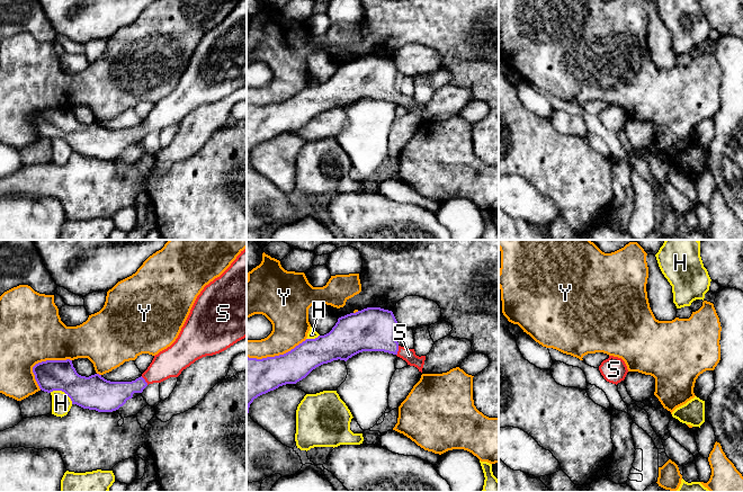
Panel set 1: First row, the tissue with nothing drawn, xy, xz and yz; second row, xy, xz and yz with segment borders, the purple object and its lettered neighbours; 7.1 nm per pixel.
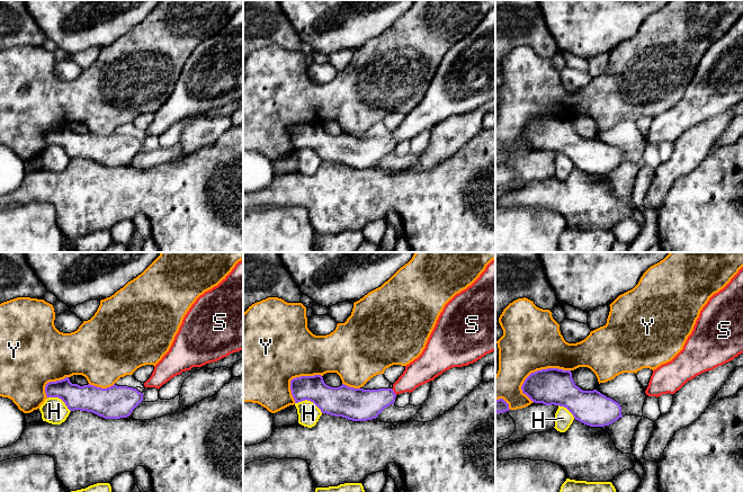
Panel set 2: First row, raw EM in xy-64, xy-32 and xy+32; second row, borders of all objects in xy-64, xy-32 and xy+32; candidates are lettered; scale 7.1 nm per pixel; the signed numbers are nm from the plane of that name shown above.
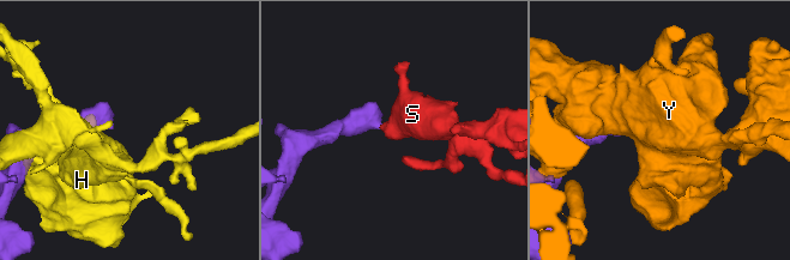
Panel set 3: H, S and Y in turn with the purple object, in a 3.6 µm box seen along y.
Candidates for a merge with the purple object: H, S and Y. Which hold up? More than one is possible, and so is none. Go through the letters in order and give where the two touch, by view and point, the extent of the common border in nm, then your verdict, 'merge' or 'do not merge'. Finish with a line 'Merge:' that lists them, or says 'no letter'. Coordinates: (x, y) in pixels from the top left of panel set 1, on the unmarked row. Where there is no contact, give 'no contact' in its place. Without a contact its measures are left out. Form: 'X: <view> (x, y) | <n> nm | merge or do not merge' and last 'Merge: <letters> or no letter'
H: xy (62, 139) | 190 nm | do not merge
S: xz (397, 98) | 70 nm | merge
Y: xy (42, 109) | 320 nm | do not merge
Merge: S

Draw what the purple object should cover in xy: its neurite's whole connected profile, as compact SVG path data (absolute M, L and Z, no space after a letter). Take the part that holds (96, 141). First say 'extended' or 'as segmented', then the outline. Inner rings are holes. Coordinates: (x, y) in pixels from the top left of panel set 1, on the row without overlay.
extended | M241 0L231 14L217 26L204 35L197 44L190 61L176 89L154 104L141 125L132 129L110 129L101 123L81 124L72 108L46 108L36 111L33 120L39 136L51 141L64 140L83 156L98 160L113 160L123 154L134 141L153 131L161 131L170 125L178 125L183 117L196 108L220 101L247 84L247 0Z

